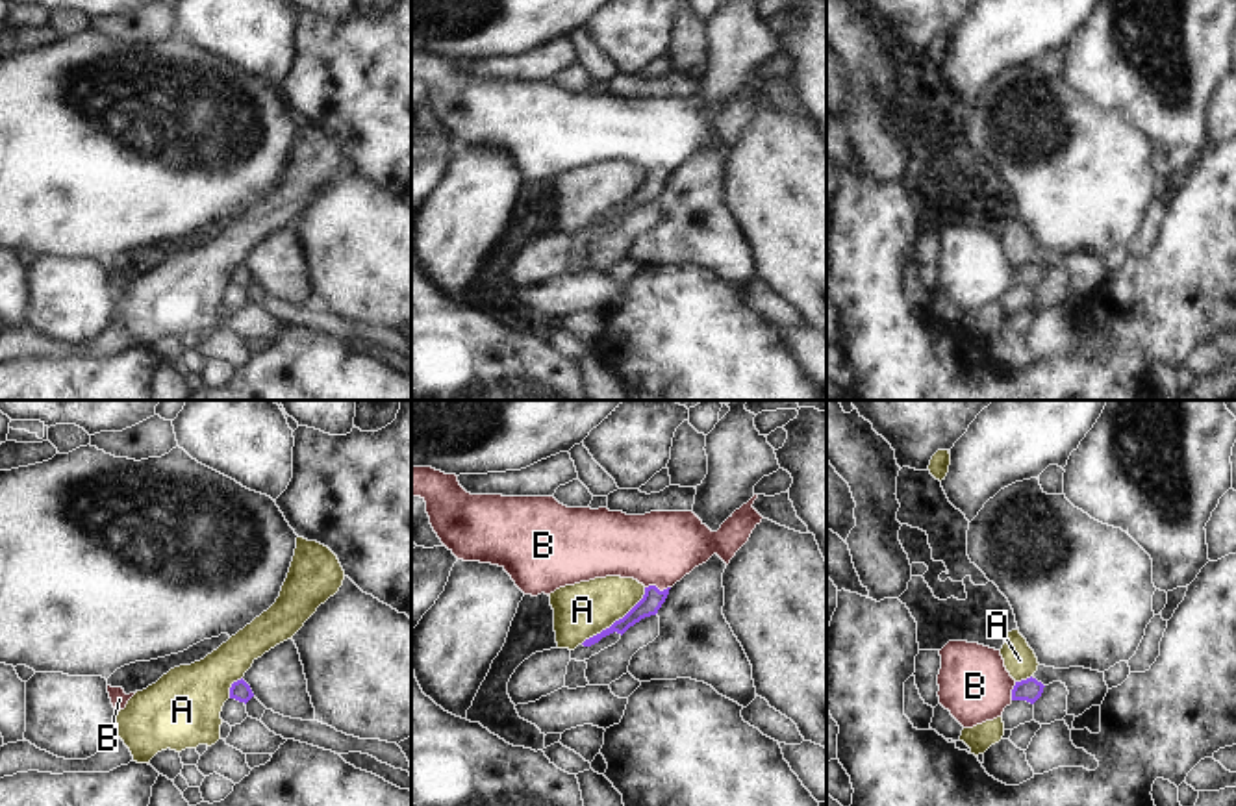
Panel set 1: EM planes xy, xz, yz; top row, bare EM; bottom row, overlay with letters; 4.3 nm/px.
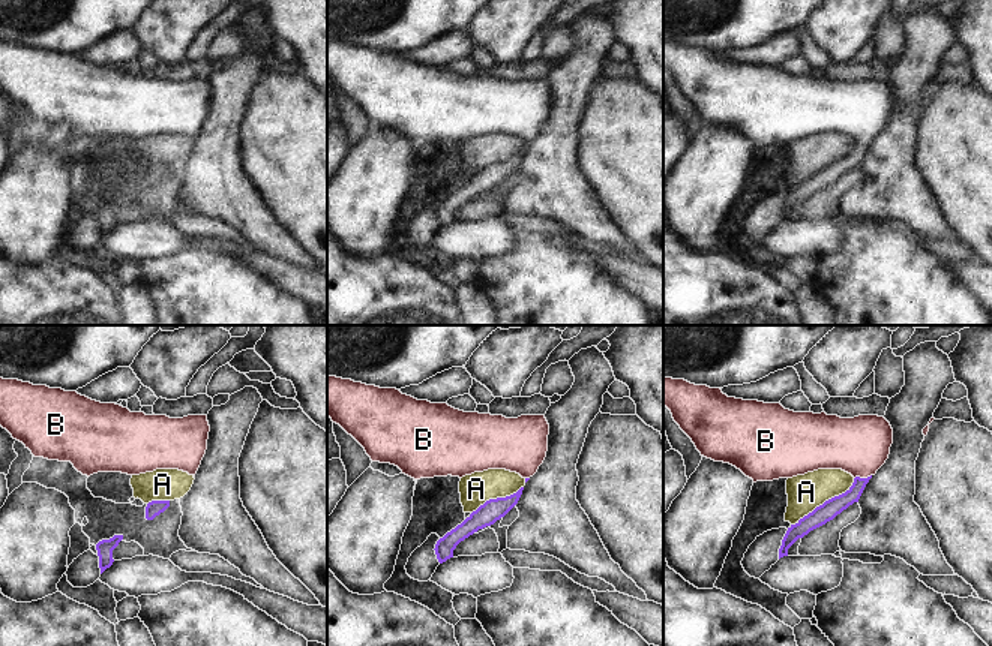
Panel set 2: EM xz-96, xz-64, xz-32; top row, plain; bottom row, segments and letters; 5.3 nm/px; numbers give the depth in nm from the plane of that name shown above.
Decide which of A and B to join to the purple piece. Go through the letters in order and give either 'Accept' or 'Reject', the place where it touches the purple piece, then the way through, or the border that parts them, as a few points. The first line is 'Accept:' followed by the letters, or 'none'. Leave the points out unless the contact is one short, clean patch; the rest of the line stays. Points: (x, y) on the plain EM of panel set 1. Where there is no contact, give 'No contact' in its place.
Accept: B
A: Reject. Touches purple at xz (616, 206). Boundary: xz (645, 173), (645, 178), (621, 202), (580, 228)
B: Accept. Touches purple at xz (656, 173). Path across: xz (653, 184), (656, 173), (658, 134).

